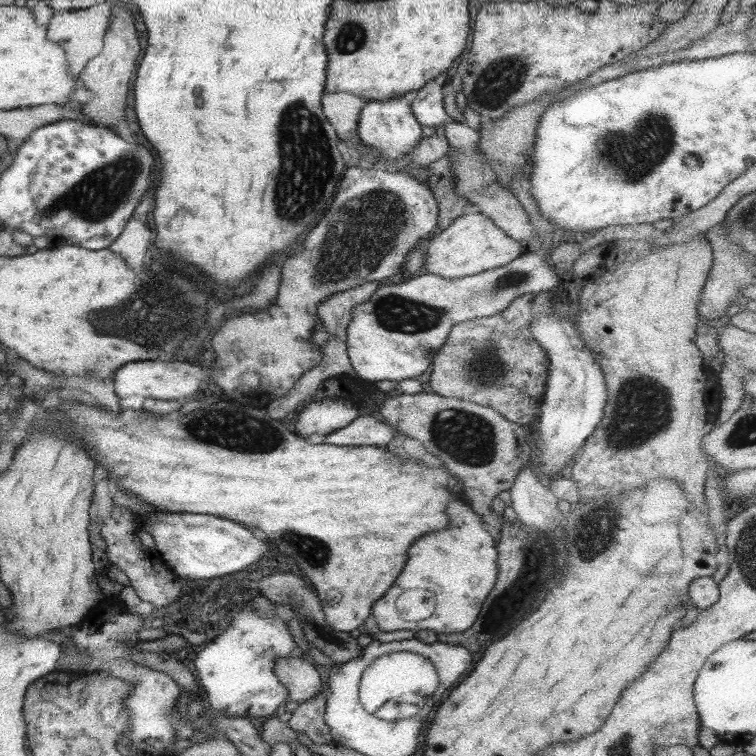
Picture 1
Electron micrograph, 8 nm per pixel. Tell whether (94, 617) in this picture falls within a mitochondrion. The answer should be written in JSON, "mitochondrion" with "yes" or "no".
{"mitochondrion":"no"}

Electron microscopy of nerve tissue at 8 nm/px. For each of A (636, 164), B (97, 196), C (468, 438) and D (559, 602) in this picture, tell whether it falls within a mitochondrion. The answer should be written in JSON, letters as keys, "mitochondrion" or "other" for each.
{"A":"mitochondrion","B":"mitochondrion","C":"mitochondrion","D":"other"}

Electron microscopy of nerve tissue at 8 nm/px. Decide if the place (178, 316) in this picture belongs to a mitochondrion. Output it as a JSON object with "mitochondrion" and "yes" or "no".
{"mitochondrion":"yes"}

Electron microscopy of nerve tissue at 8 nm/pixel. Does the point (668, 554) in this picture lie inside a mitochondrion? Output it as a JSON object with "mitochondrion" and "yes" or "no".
{"mitochondrion":"no"}

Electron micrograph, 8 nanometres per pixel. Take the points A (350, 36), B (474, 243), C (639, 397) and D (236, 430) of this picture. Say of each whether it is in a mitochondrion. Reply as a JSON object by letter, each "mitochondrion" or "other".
{"A":"mitochondrion","B":"other","C":"mitochondrion","D":"mitochondrion"}

